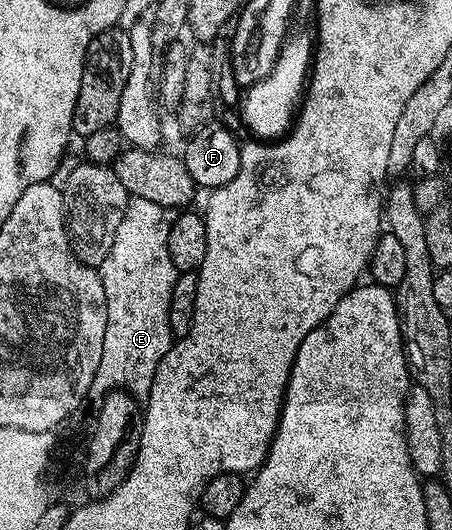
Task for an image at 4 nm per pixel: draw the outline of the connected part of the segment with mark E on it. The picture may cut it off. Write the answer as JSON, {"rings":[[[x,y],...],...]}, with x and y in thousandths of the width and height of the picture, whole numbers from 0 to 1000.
{"rings":[[[310,374],[301,385],[303,389],[281,389],[274,396],[274,411],[265,411],[265,426],[257,426],[257,457],[248,457],[248,472],[239,487],[230,487],[221,508],[230,532],[230,562],[239,577],[239,615],[230,623],[230,660],[221,668],[221,691],[212,691],[212,713],[199,730],[199,747],[208,751],[237,747],[254,736],[277,736],[299,755],[321,757],[336,736],[345,691],[354,691],[381,647],[372,577],[381,562],[381,540],[394,530],[398,515],[372,479],[372,434],[381,434],[389,400],[383,392],[327,381],[327,374]]]}

